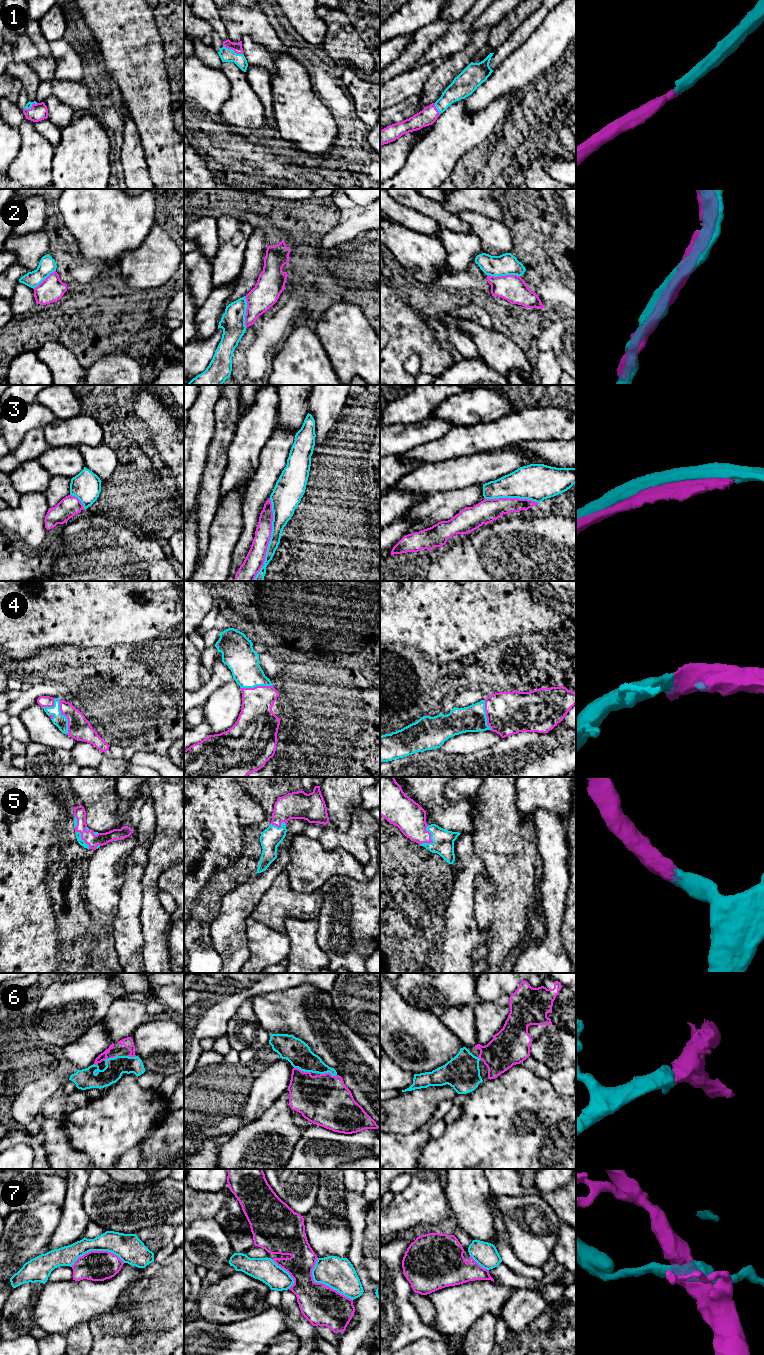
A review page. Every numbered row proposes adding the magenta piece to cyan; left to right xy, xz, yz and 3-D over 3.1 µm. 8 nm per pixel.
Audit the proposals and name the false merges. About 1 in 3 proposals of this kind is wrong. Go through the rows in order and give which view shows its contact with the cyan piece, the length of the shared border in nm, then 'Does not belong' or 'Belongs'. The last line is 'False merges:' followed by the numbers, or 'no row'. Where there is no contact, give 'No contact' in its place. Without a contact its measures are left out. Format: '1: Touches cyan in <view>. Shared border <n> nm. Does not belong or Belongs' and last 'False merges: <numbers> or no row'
1: Touches cyan in xz. Shared border 180 nm. Belongs
2: Touches cyan in yz. Shared border 260 nm. Does not belong
3: Touches cyan in xz. Shared border 700 nm. Does not belong
4: Touches cyan in xy. Shared border 300 nm. Belongs
5: Touches cyan in yz. Shared border 170 nm. Belongs
6: Touches cyan in xz. Shared border 140 nm. Belongs
7: Touches cyan in xz. Shared border 440 nm. Does not belong
False merges: 2, 3, 7

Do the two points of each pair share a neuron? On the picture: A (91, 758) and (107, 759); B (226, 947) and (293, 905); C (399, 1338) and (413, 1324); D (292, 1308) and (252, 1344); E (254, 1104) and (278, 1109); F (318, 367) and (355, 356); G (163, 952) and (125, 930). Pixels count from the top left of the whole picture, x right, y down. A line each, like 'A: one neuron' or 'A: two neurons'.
A: two neurons
B: two neurons
C: one neuron
D: two neurons
E: two neurons
F: two neurons
G: two neurons

